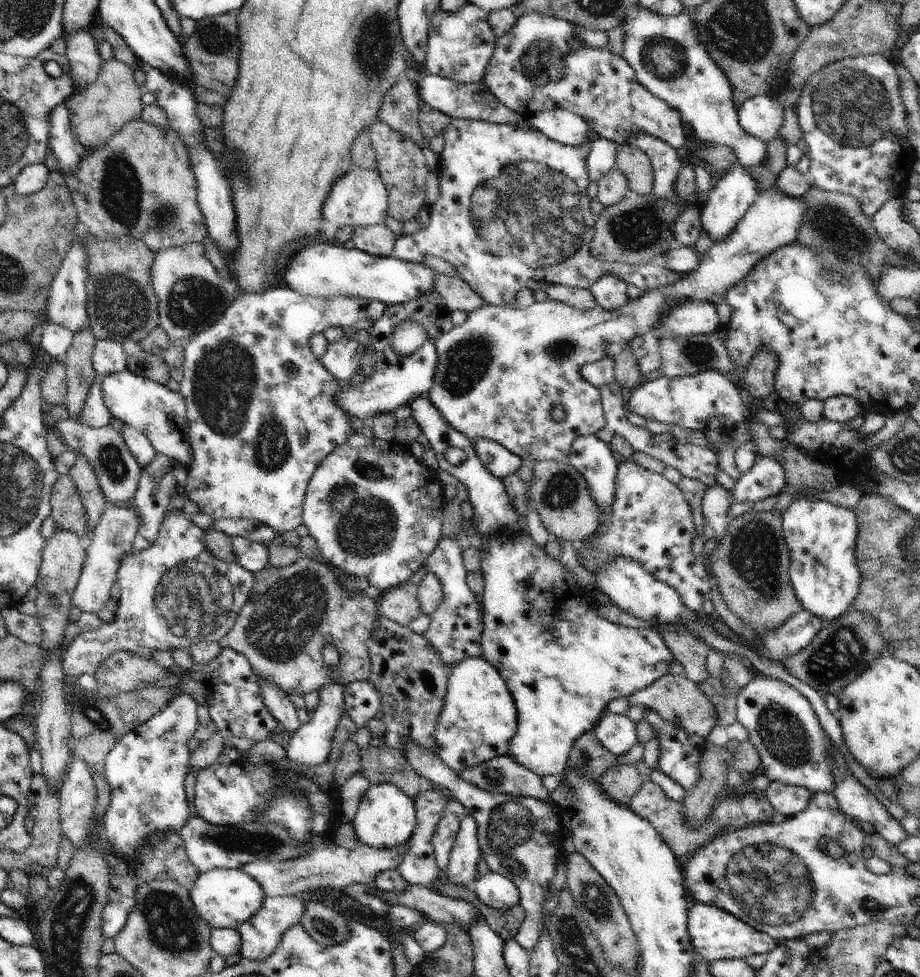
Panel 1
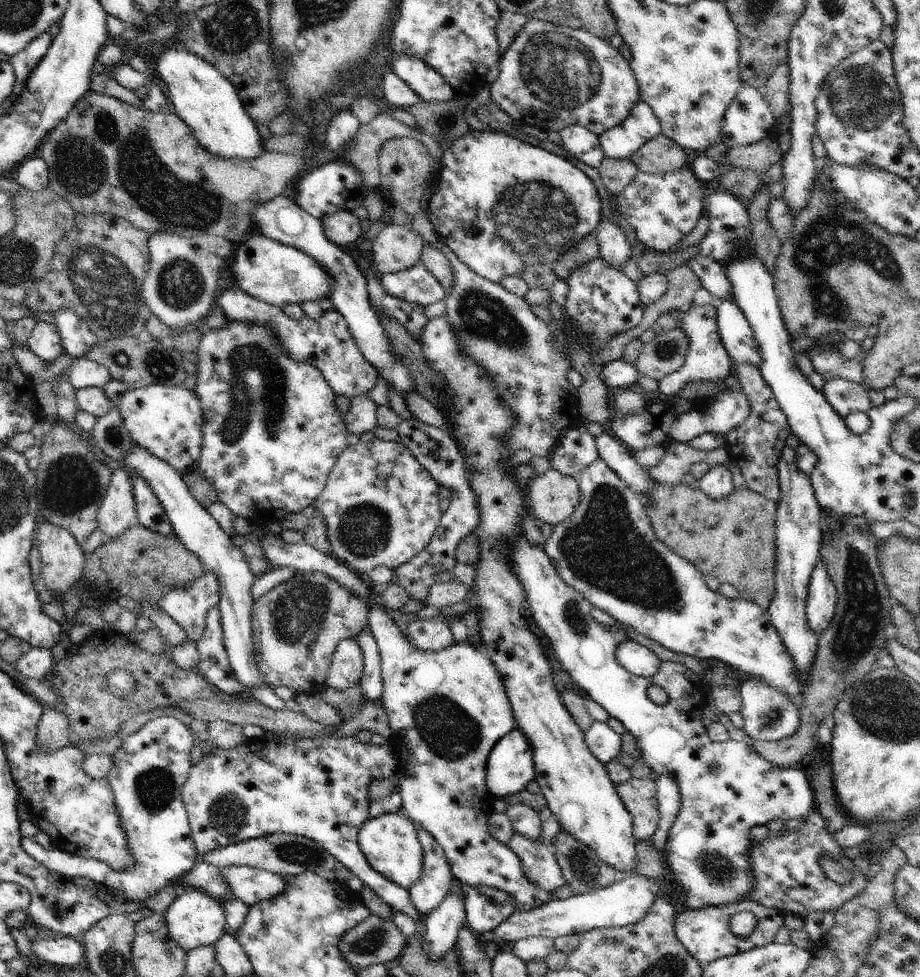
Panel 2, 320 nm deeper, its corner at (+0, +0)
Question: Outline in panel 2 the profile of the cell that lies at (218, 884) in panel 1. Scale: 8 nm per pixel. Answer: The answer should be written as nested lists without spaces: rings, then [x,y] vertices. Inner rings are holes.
[[[196,888],[189,891],[180,891],[174,902],[168,906],[168,910],[162,915],[166,918],[166,928],[170,938],[182,948],[186,953],[193,949],[214,945],[220,937],[226,932],[226,914],[224,914],[224,906],[222,900],[213,898],[210,894],[197,890]]]

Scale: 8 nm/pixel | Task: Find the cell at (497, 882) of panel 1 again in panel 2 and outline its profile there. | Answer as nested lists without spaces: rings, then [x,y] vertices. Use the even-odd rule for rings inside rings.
[[[467,886],[466,925],[477,933],[494,931],[517,909],[514,898],[492,886]]]

